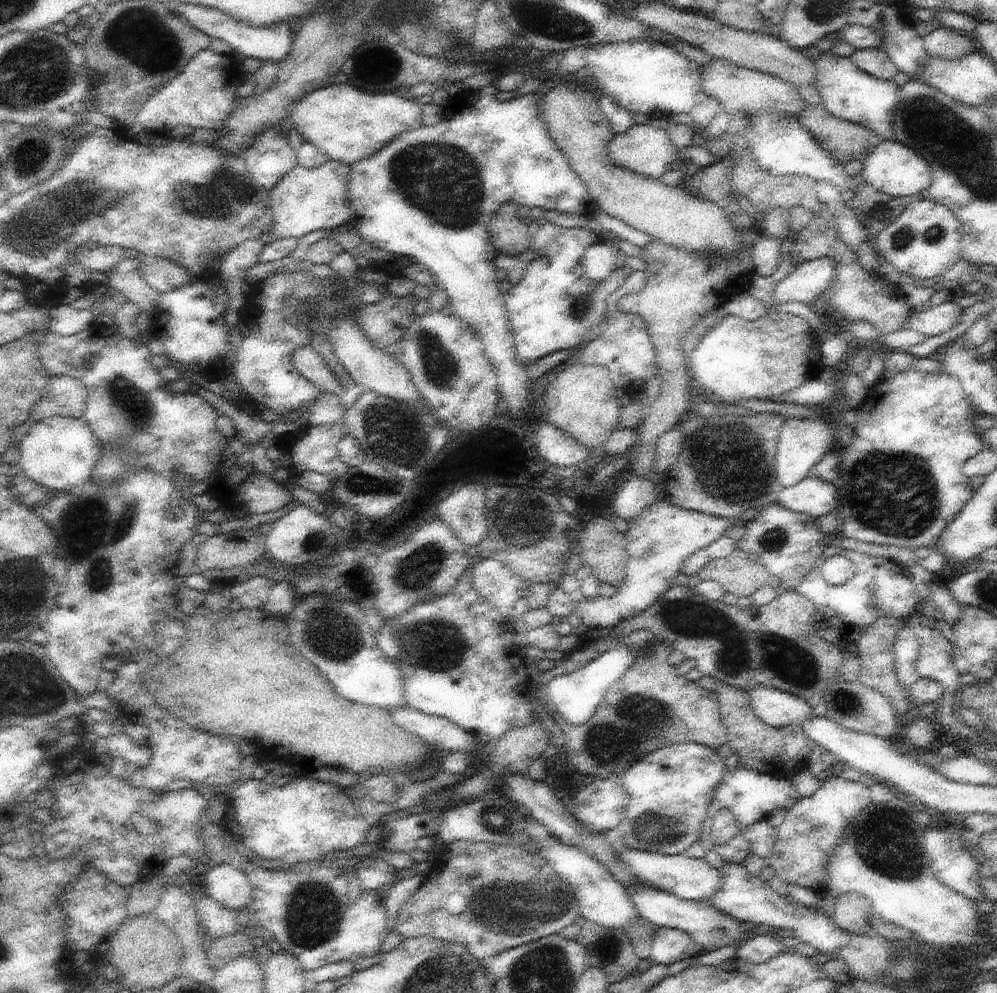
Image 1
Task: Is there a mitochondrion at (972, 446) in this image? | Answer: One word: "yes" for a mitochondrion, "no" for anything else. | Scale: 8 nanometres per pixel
no

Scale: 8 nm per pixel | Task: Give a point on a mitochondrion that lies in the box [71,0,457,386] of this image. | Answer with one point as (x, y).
(140, 37)

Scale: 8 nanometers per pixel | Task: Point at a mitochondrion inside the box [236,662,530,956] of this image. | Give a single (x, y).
(315, 911)

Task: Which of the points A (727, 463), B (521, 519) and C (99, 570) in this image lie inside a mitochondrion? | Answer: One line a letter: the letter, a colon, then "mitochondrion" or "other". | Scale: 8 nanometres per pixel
A: mitochondrion
B: mitochondrion
C: mitochondrion

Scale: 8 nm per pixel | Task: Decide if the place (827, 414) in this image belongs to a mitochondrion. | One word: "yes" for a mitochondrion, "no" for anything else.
no

